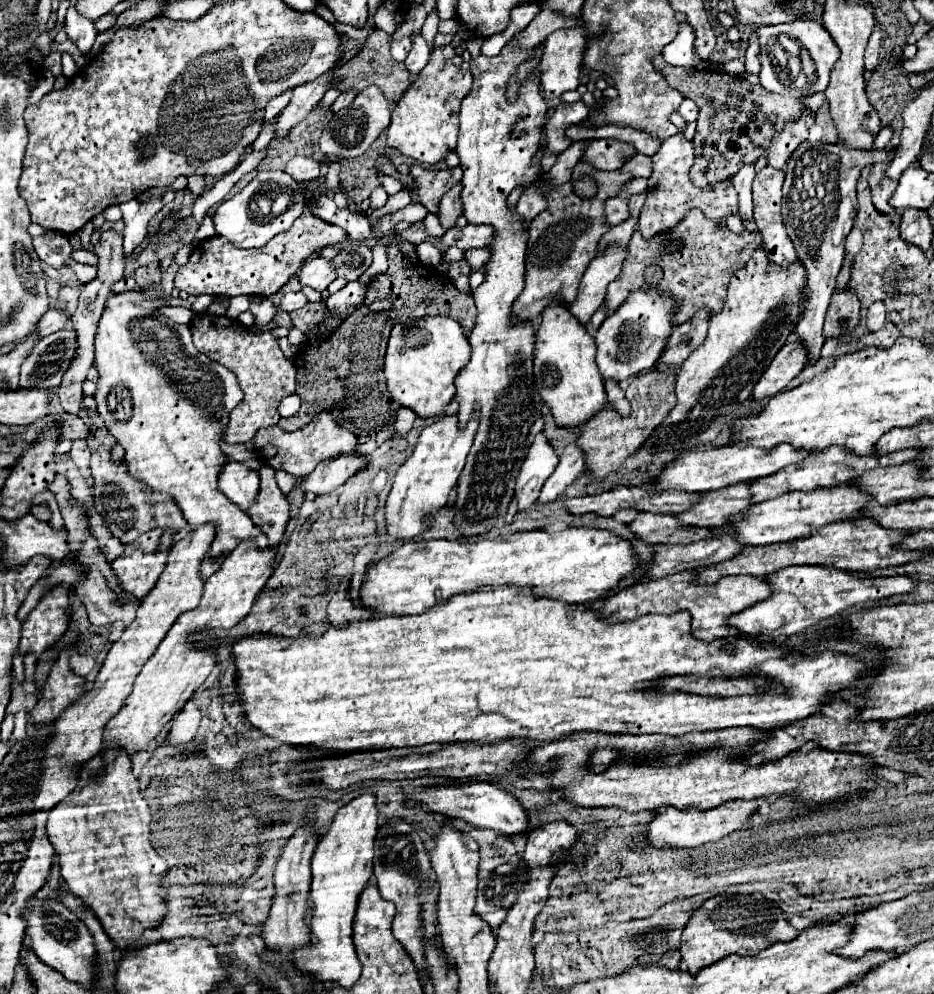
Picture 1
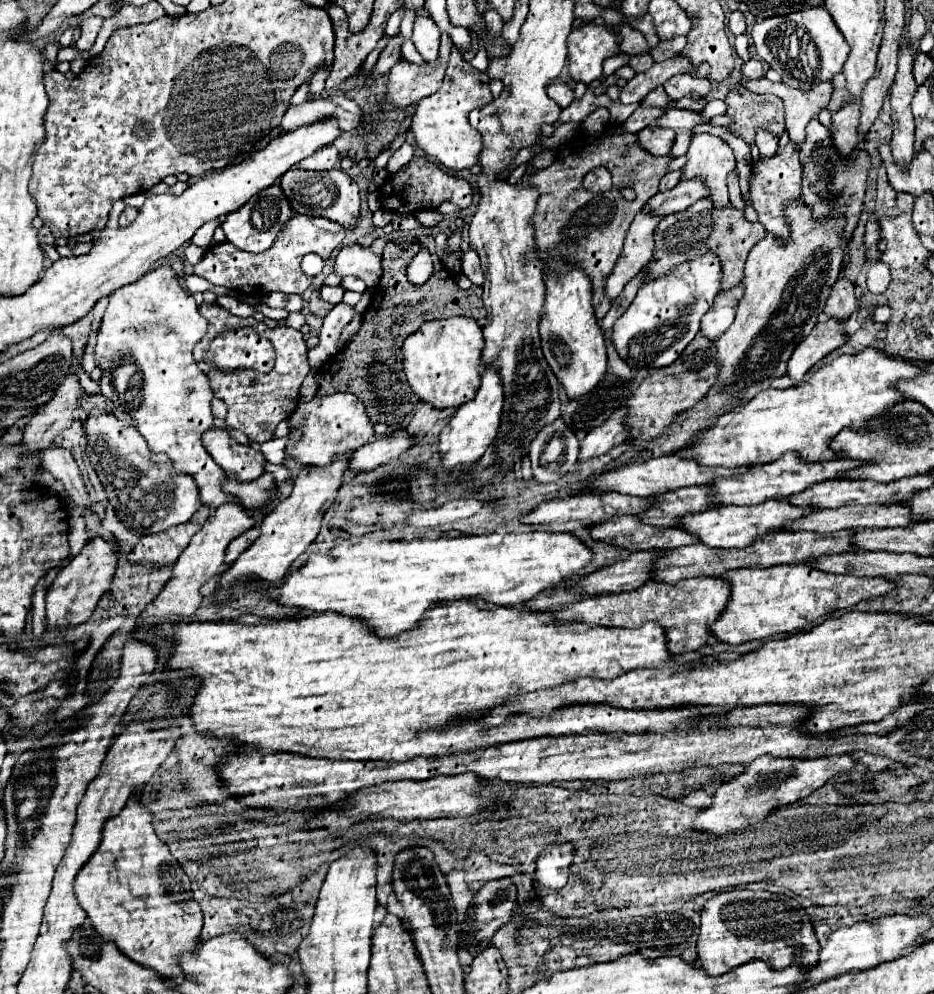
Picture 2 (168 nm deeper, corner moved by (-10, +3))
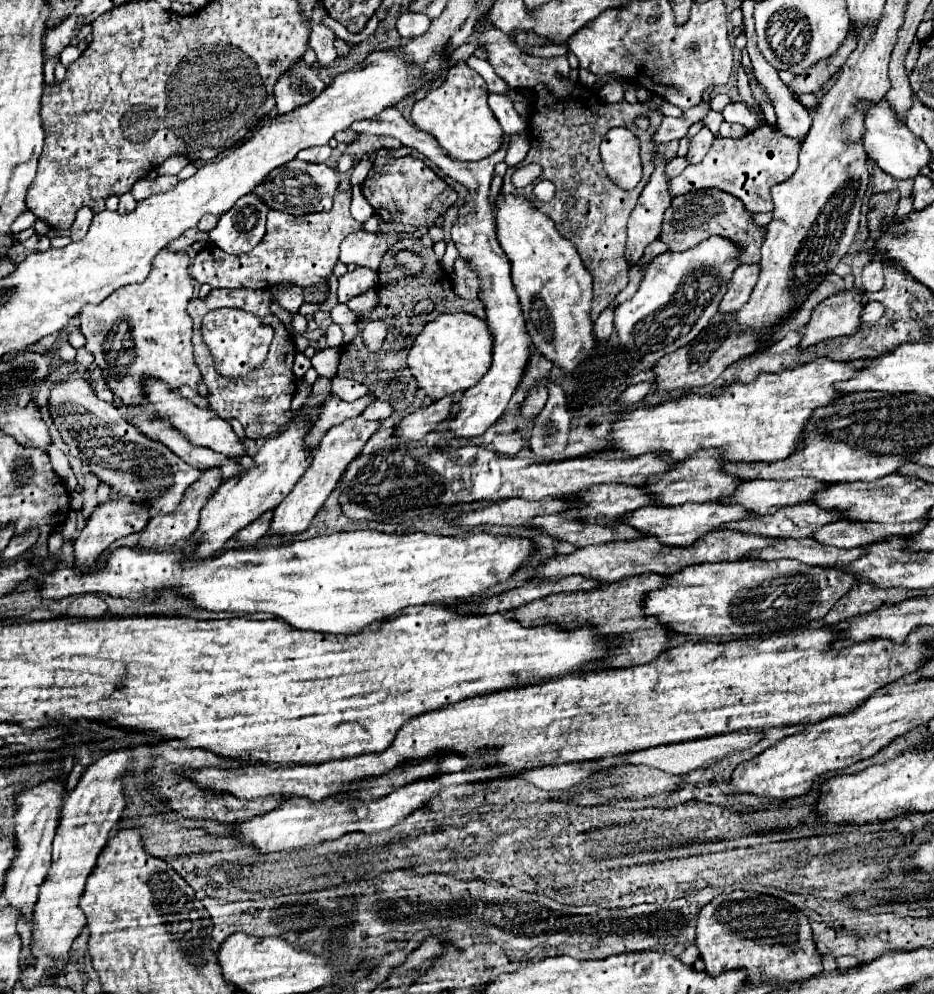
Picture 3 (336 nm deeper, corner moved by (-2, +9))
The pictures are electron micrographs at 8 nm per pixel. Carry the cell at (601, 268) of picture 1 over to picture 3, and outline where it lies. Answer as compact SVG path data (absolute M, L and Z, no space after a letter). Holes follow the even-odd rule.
M658 157L656 169L628 219L628 241L624 251L628 265L634 265L642 257L646 245L658 237L664 211L672 201L668 193L668 179L664 177L664 165L666 163Z

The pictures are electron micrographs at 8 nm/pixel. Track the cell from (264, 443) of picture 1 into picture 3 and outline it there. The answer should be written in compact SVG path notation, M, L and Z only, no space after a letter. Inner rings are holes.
M330 395L322 405L318 405L320 415L318 415L318 419L312 423L308 435L304 437L306 449L310 449L310 451L316 449L318 443L320 443L320 439L324 437L324 433L326 433L330 427L340 425L342 421L346 421L346 419L350 419L350 417L358 417L358 415L364 411L364 407L366 407L368 403L372 403L374 399L376 399L374 395L366 395L366 397L360 397L360 399L352 401L352 403L346 403L346 401L342 401L340 397Z

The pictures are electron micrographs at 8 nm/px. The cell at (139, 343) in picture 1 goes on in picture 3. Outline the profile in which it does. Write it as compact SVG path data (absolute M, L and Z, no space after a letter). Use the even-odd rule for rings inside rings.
M162 249L158 257L152 261L150 275L140 285L126 285L116 289L110 297L106 297L98 305L86 305L82 313L82 335L86 337L86 349L94 355L94 363L98 365L108 389L118 397L120 409L136 409L146 407L146 393L144 393L144 381L158 379L164 381L172 391L180 391L182 385L188 385L190 389L198 389L200 383L200 371L192 359L192 317L186 311L186 305L190 303L194 295L192 277L188 273L190 259L182 253L172 253Z

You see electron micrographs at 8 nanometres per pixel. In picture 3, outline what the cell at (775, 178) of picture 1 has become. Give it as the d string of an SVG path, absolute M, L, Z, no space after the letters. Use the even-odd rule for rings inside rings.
M760 125L758 129L750 131L740 139L716 139L702 163L688 165L678 177L668 181L668 191L672 197L676 197L682 193L714 187L738 197L744 203L744 207L752 213L772 211L770 189L796 173L798 153L798 141L782 135L776 127Z

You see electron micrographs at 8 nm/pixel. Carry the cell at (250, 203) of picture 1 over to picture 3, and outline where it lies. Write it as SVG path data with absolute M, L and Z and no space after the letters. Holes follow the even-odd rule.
M250 193L238 199L234 209L220 215L218 225L208 233L210 241L226 253L248 253L252 251L266 233L266 217L270 207Z

